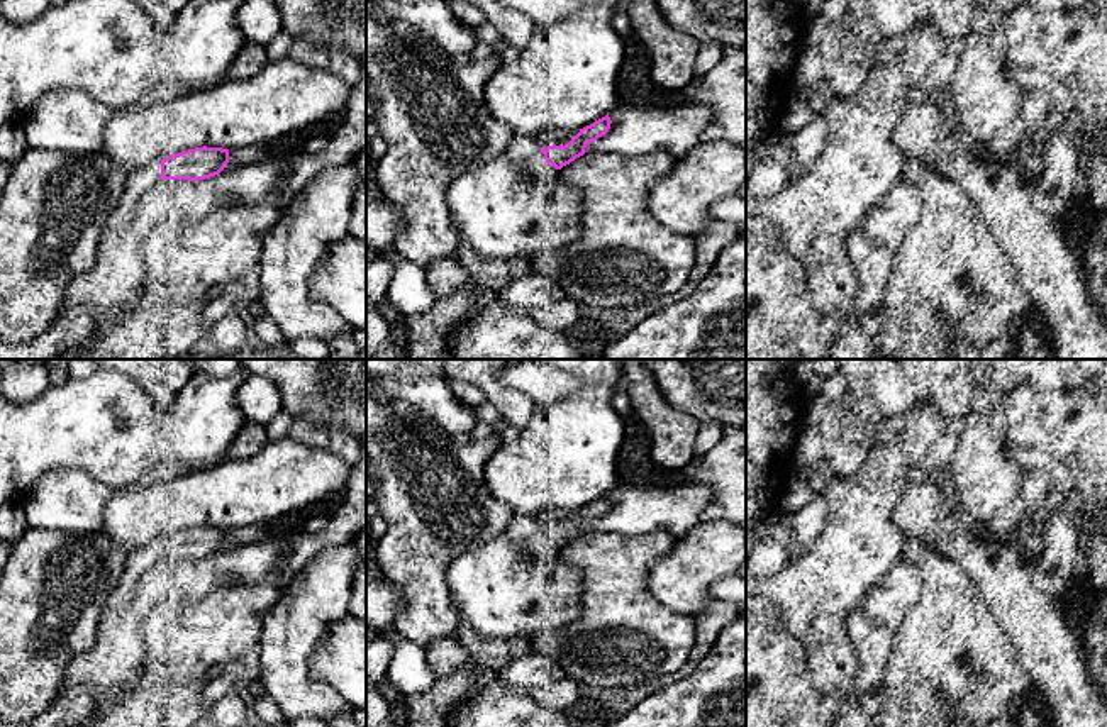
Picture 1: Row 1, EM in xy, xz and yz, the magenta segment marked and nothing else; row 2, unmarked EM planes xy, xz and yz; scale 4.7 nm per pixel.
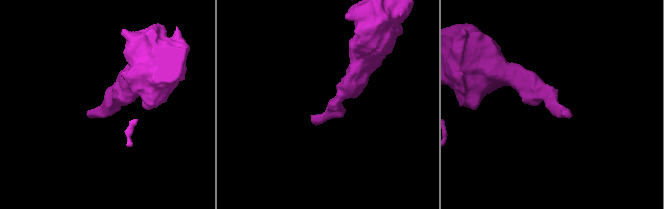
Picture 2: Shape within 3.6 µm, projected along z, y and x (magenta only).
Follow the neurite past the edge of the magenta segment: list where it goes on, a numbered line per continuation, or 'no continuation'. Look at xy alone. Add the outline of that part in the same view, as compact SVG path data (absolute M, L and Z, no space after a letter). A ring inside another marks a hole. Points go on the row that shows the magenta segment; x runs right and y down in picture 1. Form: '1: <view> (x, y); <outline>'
1: xy (139, 182); M154 161L137 171L129 173L124 195L117 208L108 215L103 230L122 229L134 215L139 198L161 180L161 161Z

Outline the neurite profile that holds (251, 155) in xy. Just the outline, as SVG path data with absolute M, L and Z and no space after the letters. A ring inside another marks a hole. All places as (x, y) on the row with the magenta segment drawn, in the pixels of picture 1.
M276 144L231 147L229 163L220 173L266 161L286 163L293 154L293 151L281 151Z

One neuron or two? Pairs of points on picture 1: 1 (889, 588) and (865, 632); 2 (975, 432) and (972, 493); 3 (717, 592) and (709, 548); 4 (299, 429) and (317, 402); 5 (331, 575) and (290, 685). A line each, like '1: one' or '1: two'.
1: two
2: one
3: two
4: two
5: one

